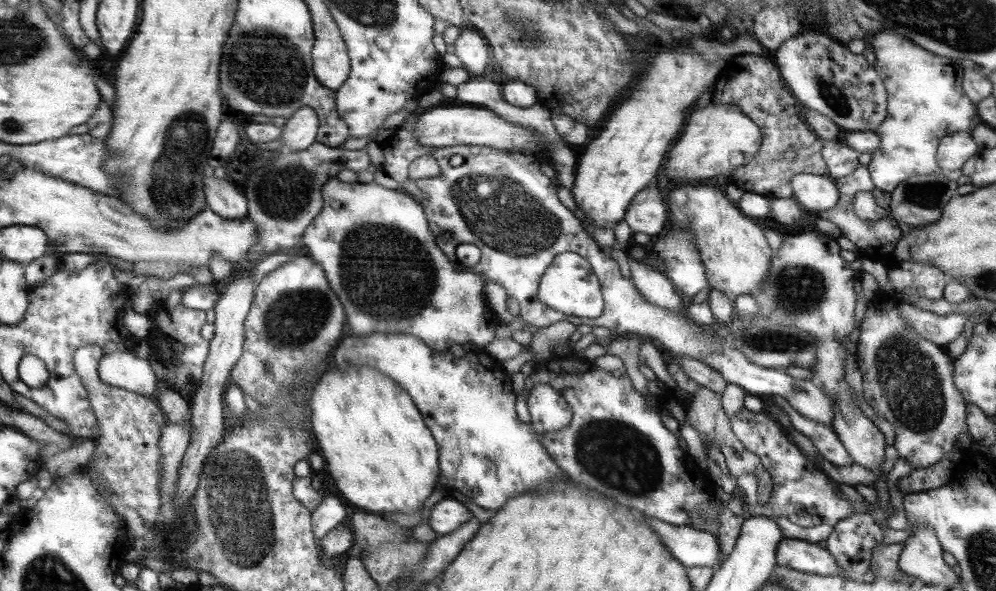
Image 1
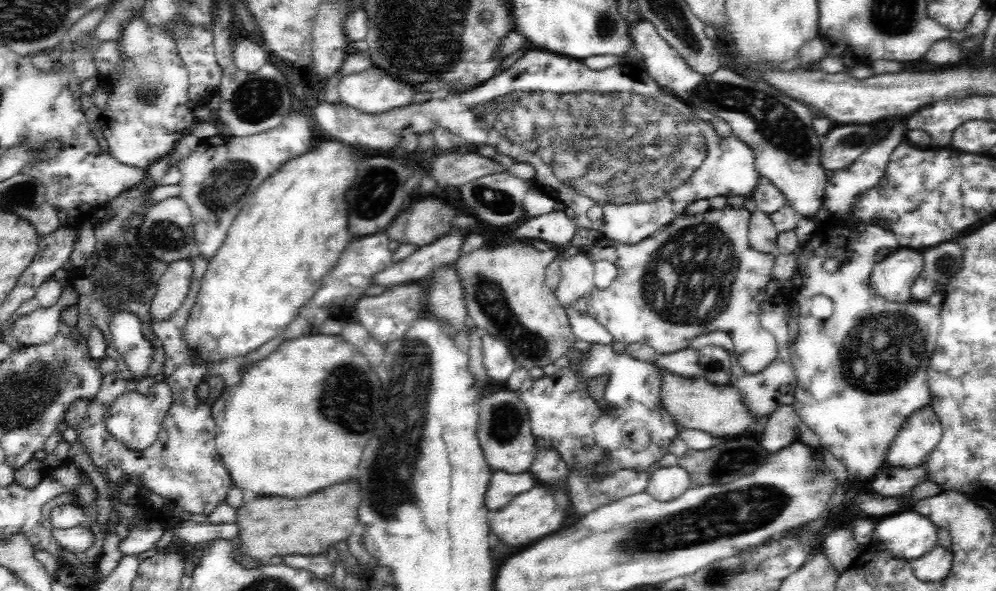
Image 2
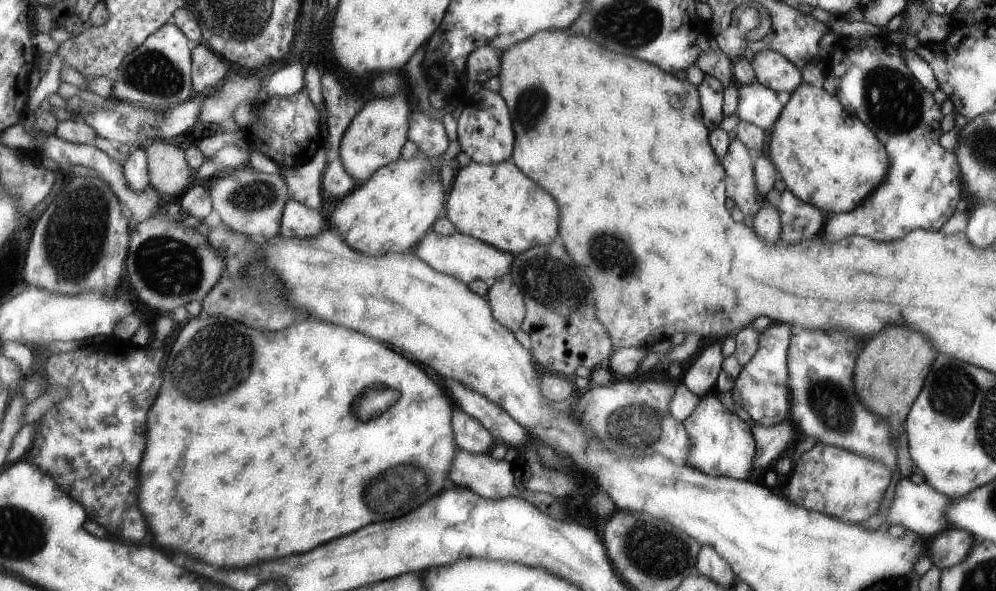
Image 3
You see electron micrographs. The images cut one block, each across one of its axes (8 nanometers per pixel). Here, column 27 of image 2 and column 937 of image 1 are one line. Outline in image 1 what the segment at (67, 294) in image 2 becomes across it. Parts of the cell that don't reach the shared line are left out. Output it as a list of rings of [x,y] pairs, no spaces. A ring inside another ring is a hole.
[[[900,300],[900,312],[906,324],[916,330],[922,338],[933,341],[946,349],[946,346],[964,330],[968,318],[978,315],[978,312],[961,313],[953,311],[947,315],[938,315],[932,311],[920,309],[908,300]]]

